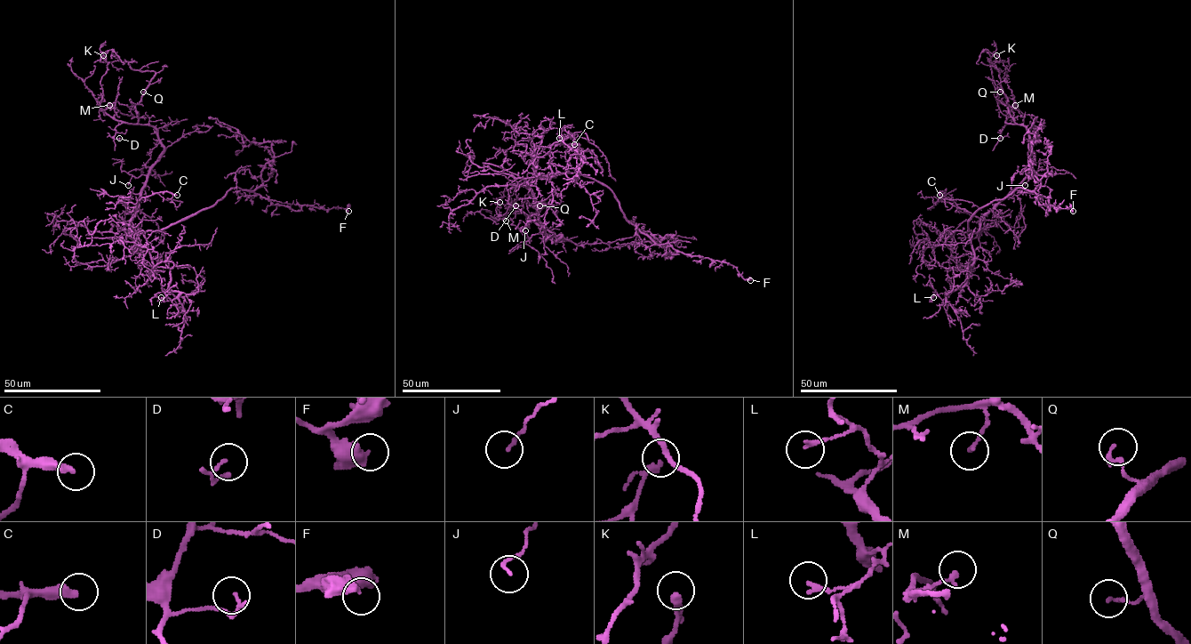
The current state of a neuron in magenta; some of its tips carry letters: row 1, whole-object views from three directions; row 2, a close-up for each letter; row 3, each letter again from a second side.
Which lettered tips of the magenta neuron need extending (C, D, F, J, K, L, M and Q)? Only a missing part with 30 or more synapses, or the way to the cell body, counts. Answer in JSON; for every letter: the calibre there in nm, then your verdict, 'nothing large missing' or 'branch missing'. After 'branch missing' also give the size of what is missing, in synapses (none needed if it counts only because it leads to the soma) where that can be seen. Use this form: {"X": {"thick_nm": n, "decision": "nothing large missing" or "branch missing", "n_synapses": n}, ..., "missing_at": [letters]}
{"C": {"thick_nm": 320, "decision": "branch missing", "n_synapses": 90}, "D": {"thick_nm": 90, "decision": "nothing large missing"}, "F": {"thick_nm": 480, "decision": "nothing large missing"}, "J": {"thick_nm": 130, "decision": "nothing large missing"}, "K": {"thick_nm": 180, "decision": "nothing large missing"}, "L": {"thick_nm": 180, "decision": "nothing large missing"}, "M": {"thick_nm": 170, "decision": "nothing large missing"}, "Q": {"thick_nm": 140, "decision": "nothing large missing"}, "missing_at": ["C"]}

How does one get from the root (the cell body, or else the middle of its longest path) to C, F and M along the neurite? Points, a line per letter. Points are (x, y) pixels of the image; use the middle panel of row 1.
C: (529, 184), (533, 174), (533, 161), (540, 152), (551, 145), (574, 144)
F: (529, 184), (555, 173), (594, 178), (611, 190), (624, 217), (657, 244), (729, 262), (750, 280)
M: (529, 184), (544, 230), (555, 240), (561, 236), (522, 212), (495, 219), (506, 221)

